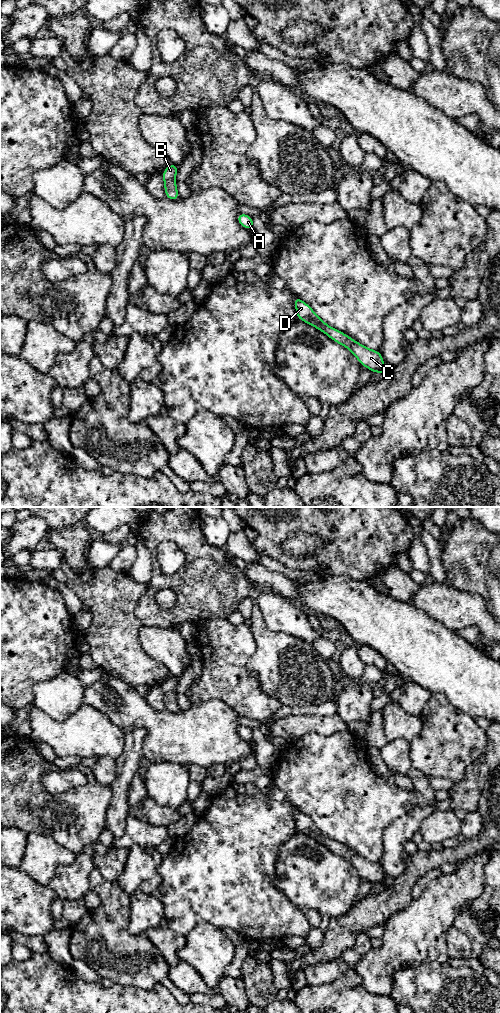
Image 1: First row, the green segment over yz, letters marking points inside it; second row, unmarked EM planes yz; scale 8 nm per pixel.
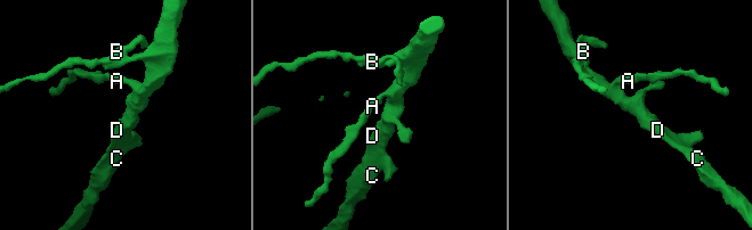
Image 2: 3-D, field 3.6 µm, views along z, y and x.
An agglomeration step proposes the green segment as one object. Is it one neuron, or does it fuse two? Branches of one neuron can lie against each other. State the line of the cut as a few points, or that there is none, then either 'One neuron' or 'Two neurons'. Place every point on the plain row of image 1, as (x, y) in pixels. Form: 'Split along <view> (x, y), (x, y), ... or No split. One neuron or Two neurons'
Split along yz (173, 691), (164, 694). Two neurons

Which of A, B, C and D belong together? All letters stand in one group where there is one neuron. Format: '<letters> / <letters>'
A C D / B

